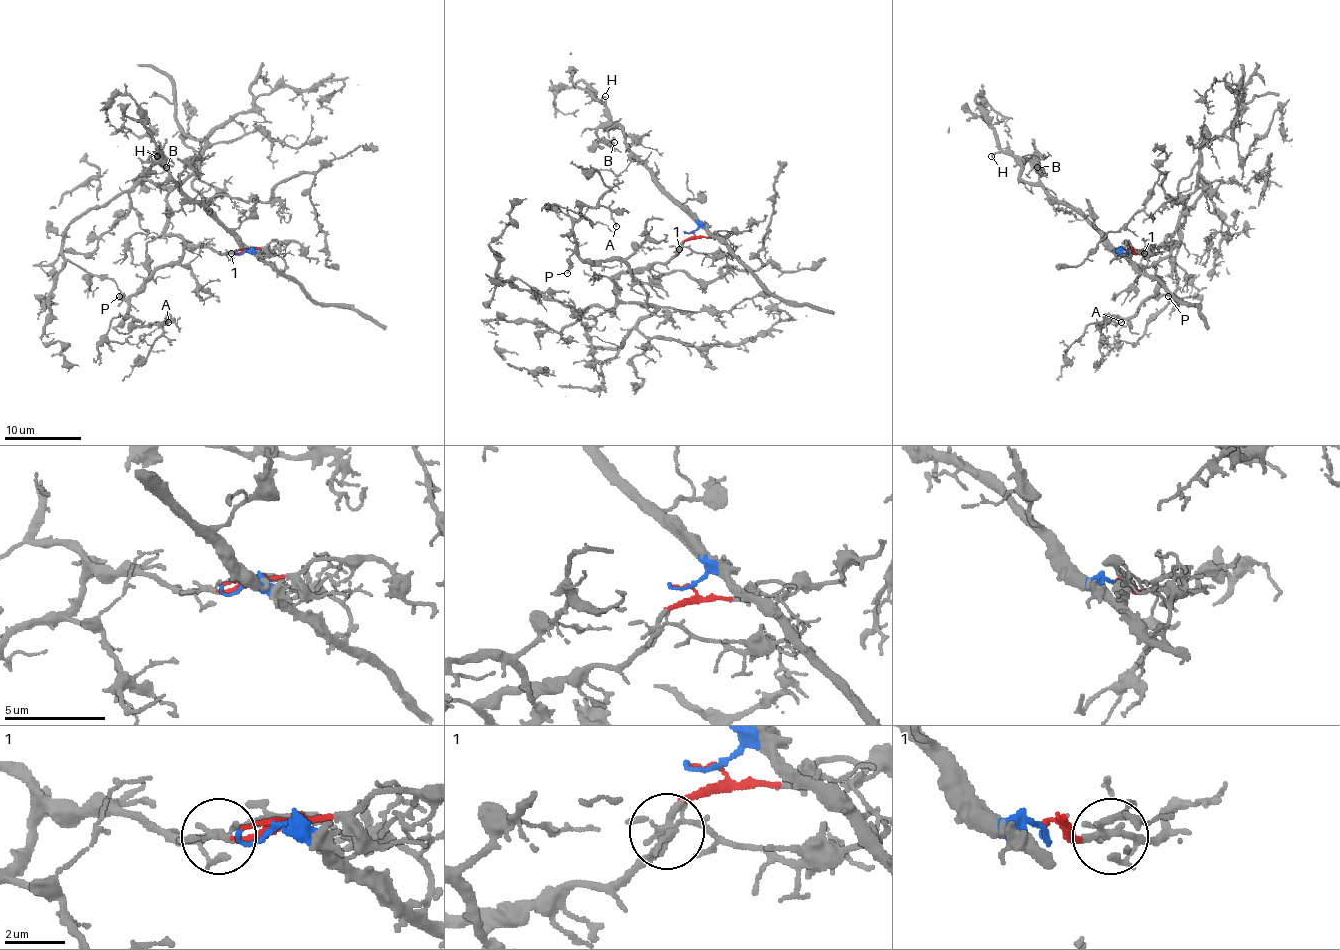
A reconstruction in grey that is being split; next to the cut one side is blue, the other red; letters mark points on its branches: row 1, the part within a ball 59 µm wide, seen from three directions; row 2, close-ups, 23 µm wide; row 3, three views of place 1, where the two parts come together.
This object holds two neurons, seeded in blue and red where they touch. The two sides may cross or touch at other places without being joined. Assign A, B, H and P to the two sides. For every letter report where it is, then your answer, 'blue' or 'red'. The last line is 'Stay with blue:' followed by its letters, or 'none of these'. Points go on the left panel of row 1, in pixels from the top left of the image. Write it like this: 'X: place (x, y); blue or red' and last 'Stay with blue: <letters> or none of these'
A: place (168, 322); red
B: place (166, 167); blue
H: place (157, 156); blue
P: place (119, 296); red
Stay with blue: B, H

